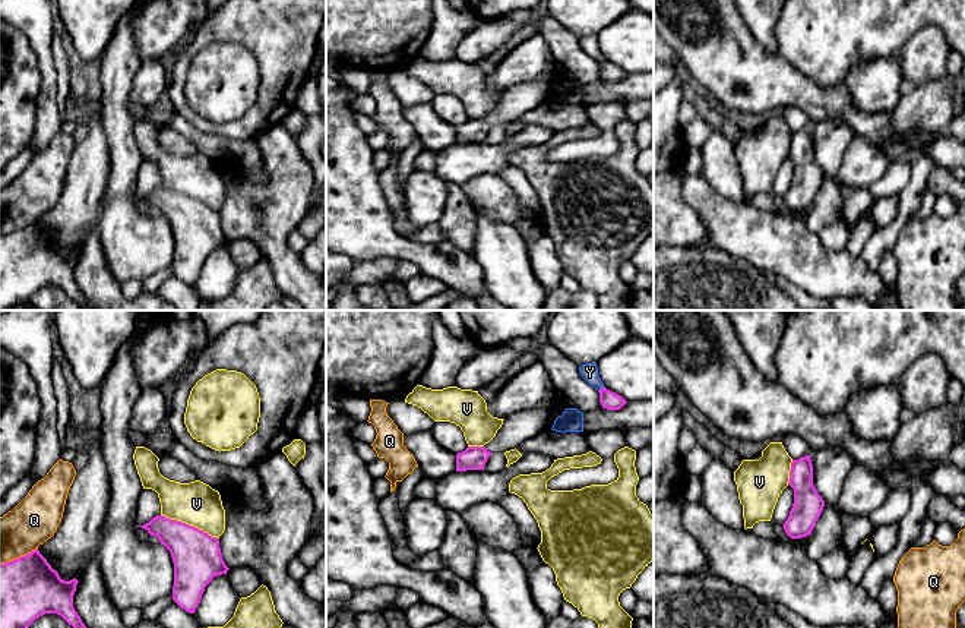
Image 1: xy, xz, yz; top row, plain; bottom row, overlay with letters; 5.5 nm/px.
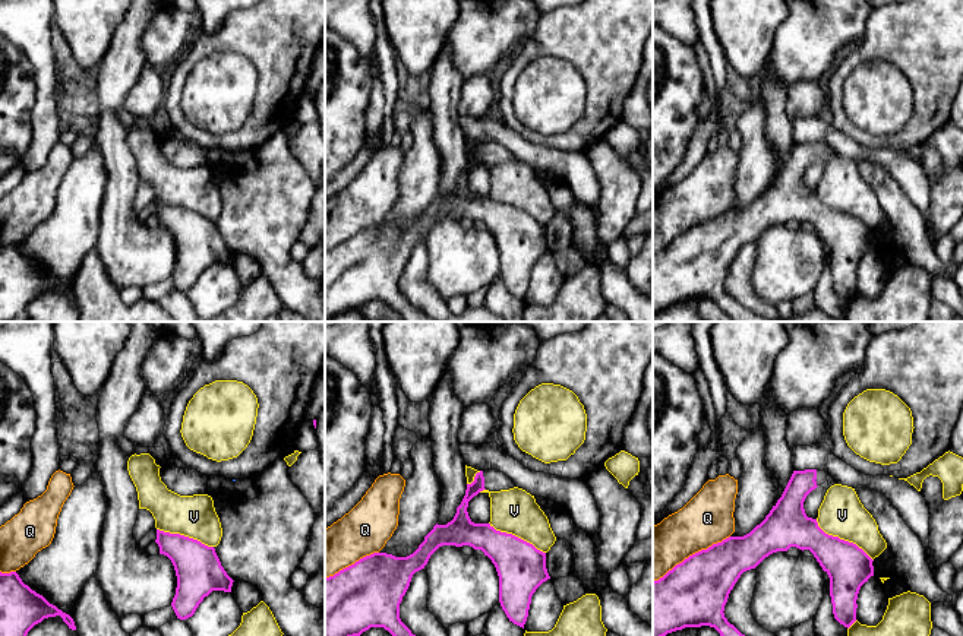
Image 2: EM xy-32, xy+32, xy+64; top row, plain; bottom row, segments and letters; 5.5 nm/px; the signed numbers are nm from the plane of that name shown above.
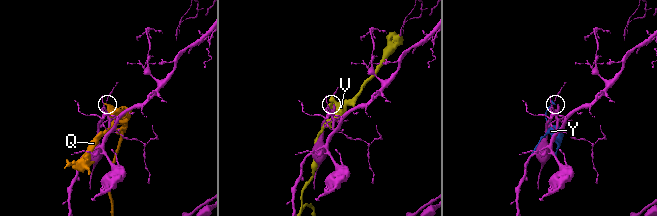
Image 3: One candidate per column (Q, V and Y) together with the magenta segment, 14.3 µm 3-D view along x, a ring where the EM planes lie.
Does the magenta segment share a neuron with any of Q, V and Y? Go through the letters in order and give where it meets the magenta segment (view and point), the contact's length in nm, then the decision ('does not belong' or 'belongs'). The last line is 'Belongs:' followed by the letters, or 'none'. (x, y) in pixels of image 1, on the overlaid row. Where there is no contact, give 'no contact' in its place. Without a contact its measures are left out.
Q: xy (18, 558) | 220 nm | does not belong
V: xy (187, 524) | 340 nm | does not belong
Y: xz (603, 388) | 50 nm | does not belong
Belongs: none

